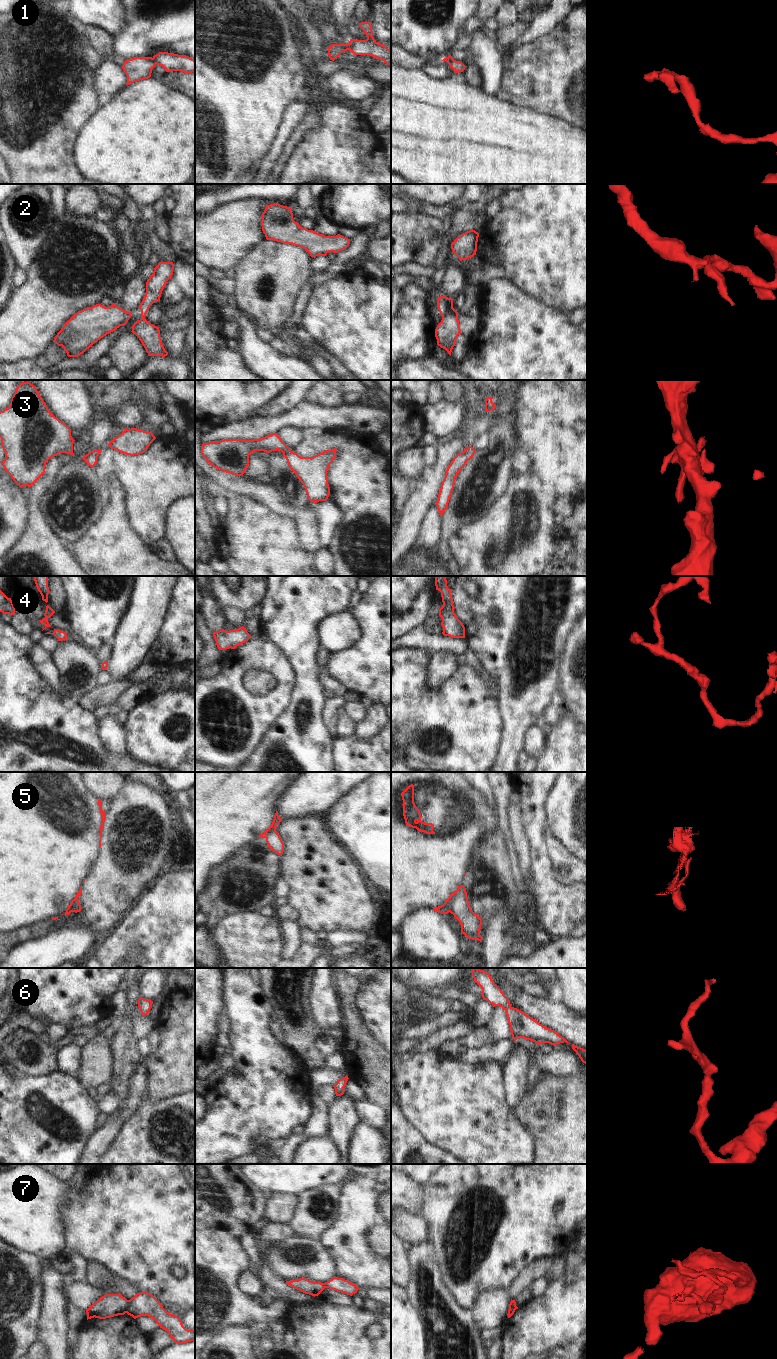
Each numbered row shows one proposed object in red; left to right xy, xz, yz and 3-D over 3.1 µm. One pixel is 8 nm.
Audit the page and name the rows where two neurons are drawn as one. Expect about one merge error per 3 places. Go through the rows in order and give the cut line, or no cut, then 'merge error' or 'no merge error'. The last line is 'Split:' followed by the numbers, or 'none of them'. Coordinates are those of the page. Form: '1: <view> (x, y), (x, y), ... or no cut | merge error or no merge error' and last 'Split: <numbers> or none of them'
1: xy (152, 58), (156, 63) | merge error
2: yz (452, 307), (442, 318) | merge error
3: no cut | no merge error
4: no cut | no merge error
5: yz (461, 886), (461, 889), (453, 897), (453, 902), (448, 911) | merge error
6: no cut | no merge error
7: xy (129, 1300), (125, 1312) | merge error
Split: 1, 2, 5, 7

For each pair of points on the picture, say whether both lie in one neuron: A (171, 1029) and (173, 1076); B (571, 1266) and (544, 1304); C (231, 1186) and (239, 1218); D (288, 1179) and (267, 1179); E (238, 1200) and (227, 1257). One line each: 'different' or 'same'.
A: same
B: different
C: same
D: same
E: different

